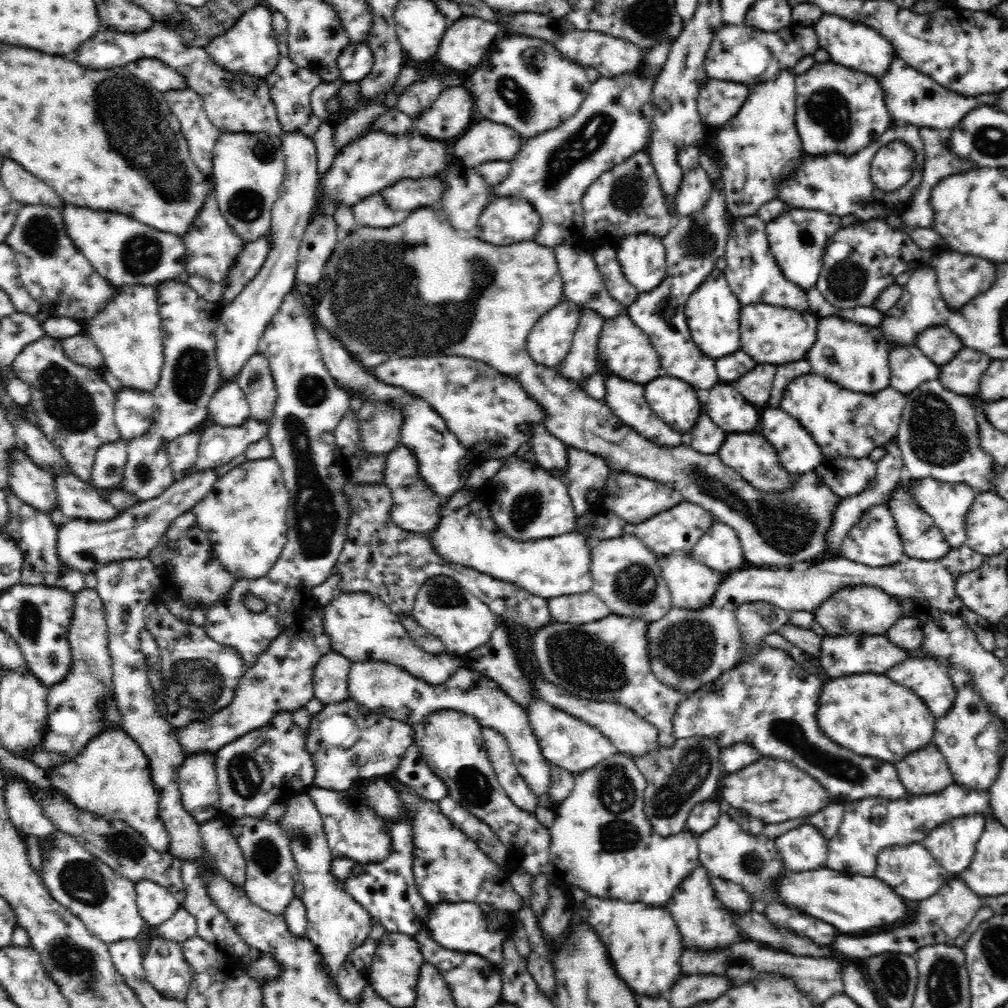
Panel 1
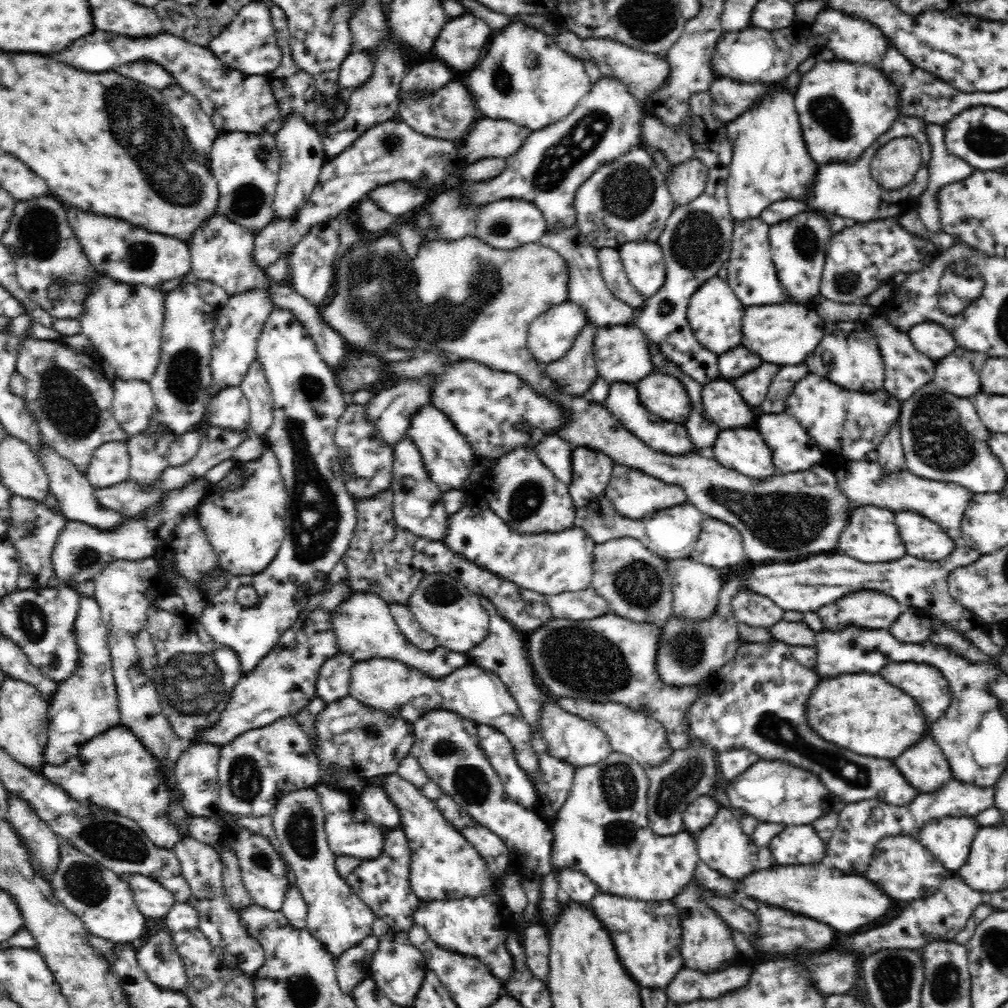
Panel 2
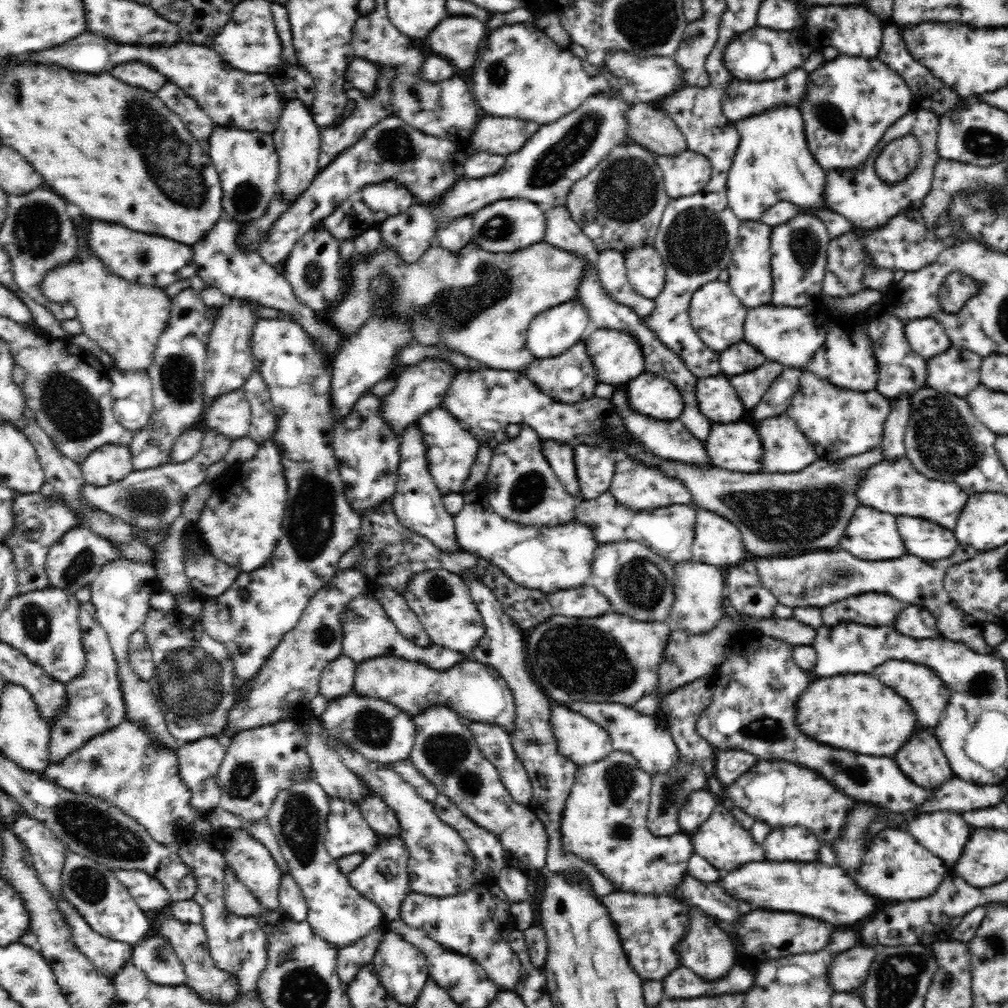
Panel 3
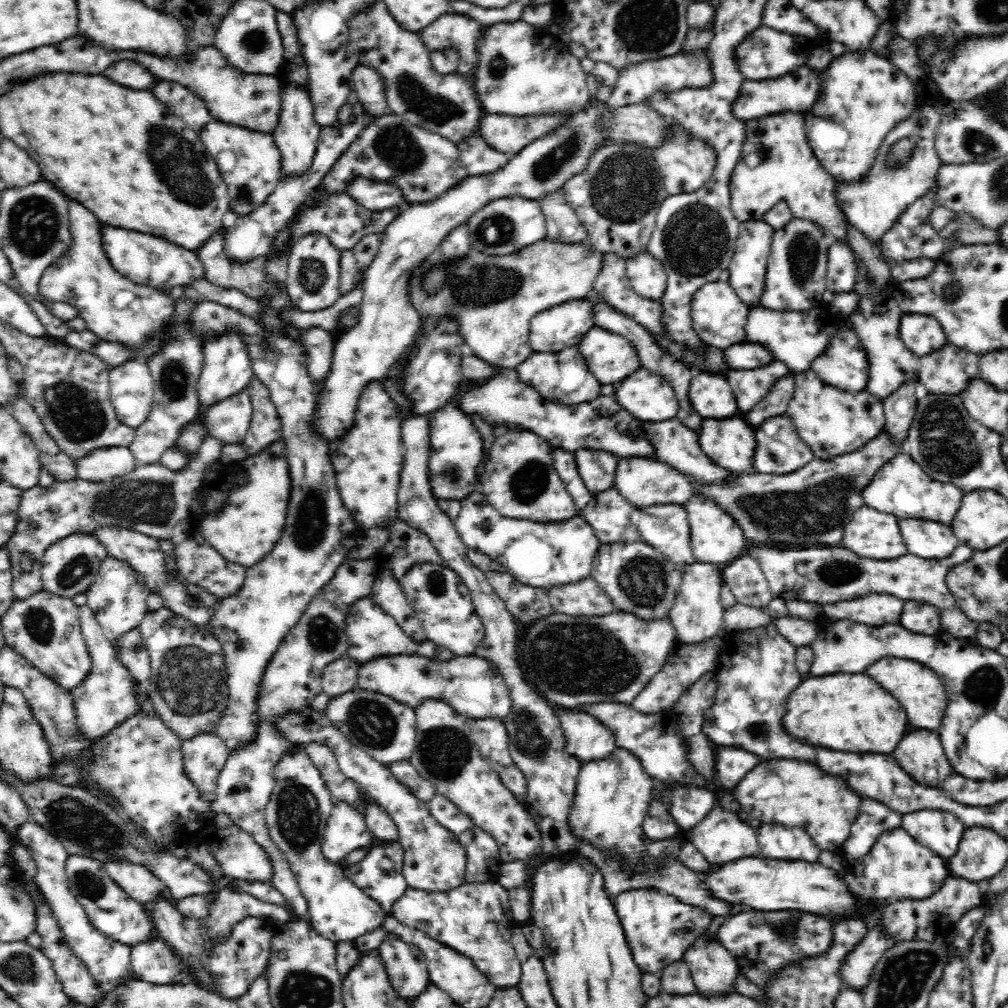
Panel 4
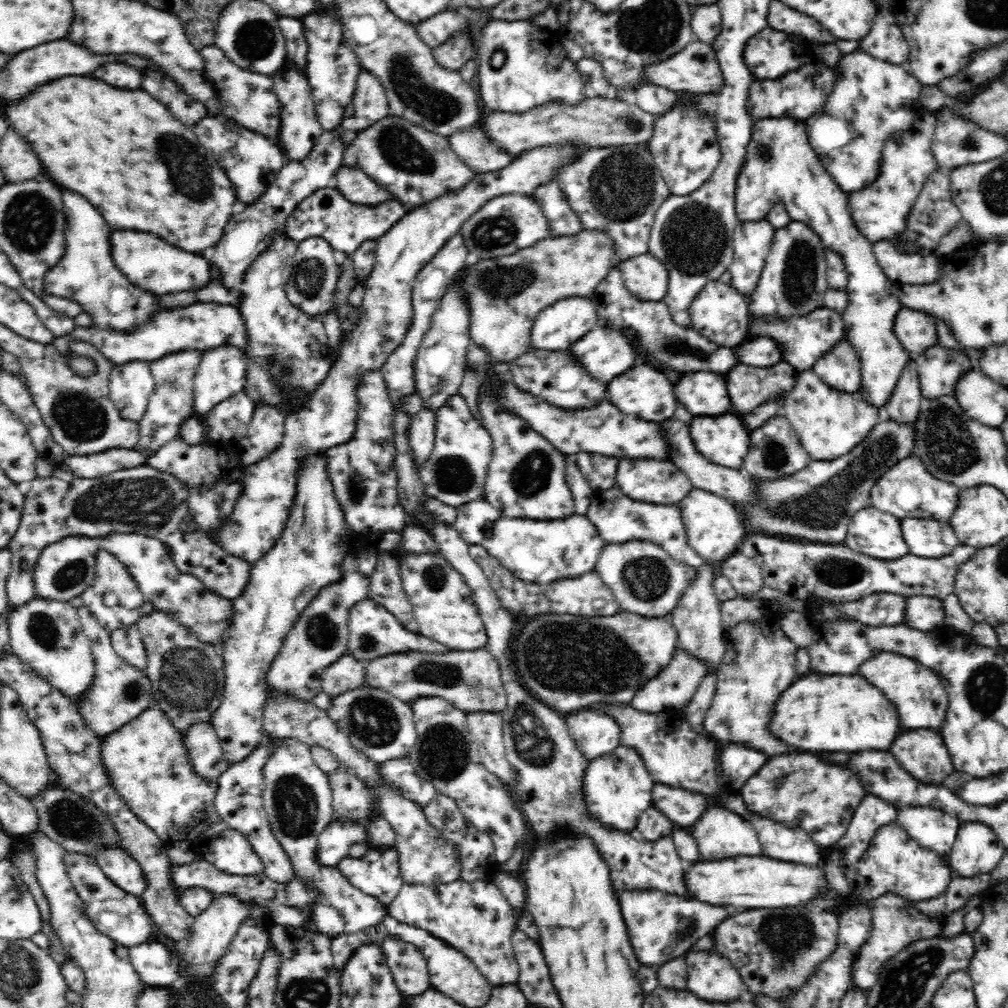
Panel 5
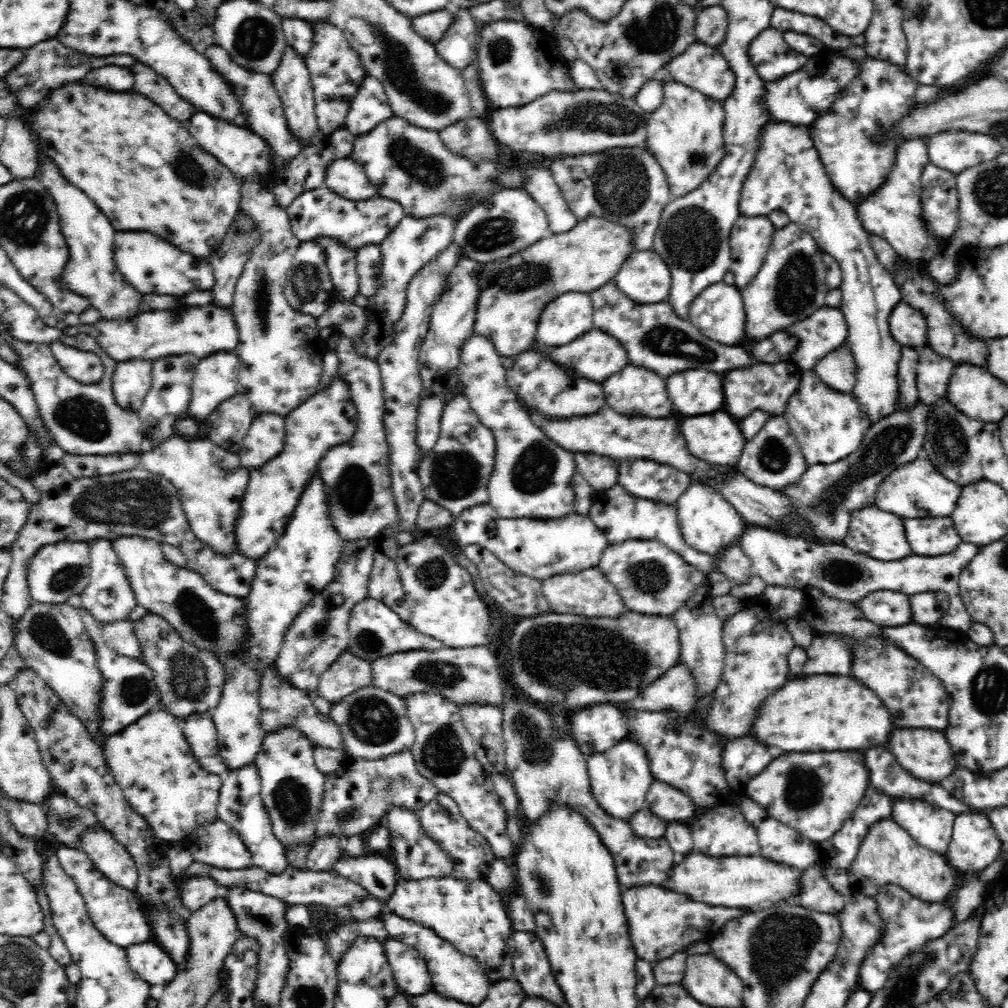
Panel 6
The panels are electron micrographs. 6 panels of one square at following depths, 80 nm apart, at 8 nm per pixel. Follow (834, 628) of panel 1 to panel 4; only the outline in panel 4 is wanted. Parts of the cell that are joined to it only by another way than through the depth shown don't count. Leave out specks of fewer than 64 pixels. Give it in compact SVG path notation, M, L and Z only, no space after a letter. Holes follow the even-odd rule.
M862 596L858 600L846 600L823 606L823 615L828 619L852 620L870 626L898 624L905 601L896 596Z

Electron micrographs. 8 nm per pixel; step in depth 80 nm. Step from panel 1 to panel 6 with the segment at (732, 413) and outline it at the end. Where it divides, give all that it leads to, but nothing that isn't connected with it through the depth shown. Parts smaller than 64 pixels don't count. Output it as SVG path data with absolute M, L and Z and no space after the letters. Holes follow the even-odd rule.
M686 370L670 375L667 380L673 408L684 417L713 413L726 404L722 378L712 371Z

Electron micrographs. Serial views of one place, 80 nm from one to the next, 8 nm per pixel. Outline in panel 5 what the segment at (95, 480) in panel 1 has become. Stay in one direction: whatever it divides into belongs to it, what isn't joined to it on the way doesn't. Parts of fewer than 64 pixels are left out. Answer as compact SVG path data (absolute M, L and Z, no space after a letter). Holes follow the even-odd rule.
M112 448L92 455L68 457L70 471L76 476L89 479L103 477L118 470L134 469L146 463L147 458L128 448Z

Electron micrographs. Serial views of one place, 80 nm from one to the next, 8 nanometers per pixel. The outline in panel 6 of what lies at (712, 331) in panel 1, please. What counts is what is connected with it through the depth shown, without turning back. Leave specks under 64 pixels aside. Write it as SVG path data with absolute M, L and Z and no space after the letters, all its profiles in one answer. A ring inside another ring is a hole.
M722 281L710 284L689 306L688 321L708 339L722 345L739 346L746 336L746 309L740 289Z

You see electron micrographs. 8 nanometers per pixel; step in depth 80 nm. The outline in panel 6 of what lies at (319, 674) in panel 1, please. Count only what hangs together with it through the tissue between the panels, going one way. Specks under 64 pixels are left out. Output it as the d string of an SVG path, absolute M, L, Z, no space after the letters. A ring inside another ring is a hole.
M346 650L321 674L316 693L334 703L370 685L370 661Z

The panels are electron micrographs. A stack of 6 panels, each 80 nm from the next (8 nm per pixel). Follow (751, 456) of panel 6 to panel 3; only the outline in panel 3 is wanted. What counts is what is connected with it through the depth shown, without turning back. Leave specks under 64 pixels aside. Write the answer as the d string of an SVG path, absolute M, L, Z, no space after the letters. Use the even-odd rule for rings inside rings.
M787 413L754 422L754 427L766 452L766 473L800 472L819 459L815 445Z

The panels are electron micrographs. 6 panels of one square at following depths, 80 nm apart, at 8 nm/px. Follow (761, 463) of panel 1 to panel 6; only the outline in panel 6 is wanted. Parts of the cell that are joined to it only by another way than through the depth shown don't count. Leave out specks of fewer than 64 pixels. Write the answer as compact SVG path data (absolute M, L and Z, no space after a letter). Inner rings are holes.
M718 410L705 415L683 417L682 421L681 432L692 456L712 466L737 468L747 441L738 419L728 411Z

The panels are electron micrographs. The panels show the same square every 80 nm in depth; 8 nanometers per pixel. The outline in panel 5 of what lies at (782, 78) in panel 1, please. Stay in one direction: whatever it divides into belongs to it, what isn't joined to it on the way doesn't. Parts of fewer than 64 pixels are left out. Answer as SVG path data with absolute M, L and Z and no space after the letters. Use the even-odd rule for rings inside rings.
M780 116L774 118L757 119L752 126L750 142L746 146L746 156L744 164L736 178L736 190L734 190L734 210L740 221L757 221L766 217L766 214L776 206L778 201L784 203L785 209L792 221L806 223L822 239L822 244L827 249L835 250L841 254L848 273L848 284L845 291L849 294L849 303L845 308L843 320L846 334L854 344L854 349L862 362L862 388L859 392L874 406L884 409L884 404L888 402L892 392L898 384L898 379L902 376L906 366L913 361L914 354L911 354L903 344L900 343L894 331L896 315L901 309L898 295L896 295L895 282L889 279L883 268L878 264L870 241L858 231L850 209L846 193L837 185L837 182L826 171L821 160L810 146L808 135L806 134L805 122L793 116Z

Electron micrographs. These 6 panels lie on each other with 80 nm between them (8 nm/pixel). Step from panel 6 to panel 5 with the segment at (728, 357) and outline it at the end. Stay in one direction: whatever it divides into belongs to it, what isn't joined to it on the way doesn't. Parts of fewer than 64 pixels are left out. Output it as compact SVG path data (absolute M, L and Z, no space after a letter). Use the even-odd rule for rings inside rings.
M615 263L608 274L598 282L595 292L590 296L595 301L600 323L612 323L615 328L634 329L642 347L652 355L658 363L674 371L693 372L728 372L737 366L737 360L731 348L717 346L714 342L701 336L696 330L685 330L676 325L670 317L670 311L664 301L645 302L629 291L625 285L620 263Z

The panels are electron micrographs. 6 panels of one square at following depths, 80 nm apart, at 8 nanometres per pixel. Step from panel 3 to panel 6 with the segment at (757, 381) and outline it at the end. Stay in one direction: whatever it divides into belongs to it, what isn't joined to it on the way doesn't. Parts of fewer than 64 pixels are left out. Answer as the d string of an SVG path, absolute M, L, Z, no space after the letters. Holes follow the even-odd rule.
M790 361L776 364L754 363L748 368L736 368L724 376L726 404L723 405L722 410L728 411L728 414L738 420L746 418L756 408L761 408L772 416L782 415L786 410L786 403L788 403L790 396L798 391L801 372L802 370Z

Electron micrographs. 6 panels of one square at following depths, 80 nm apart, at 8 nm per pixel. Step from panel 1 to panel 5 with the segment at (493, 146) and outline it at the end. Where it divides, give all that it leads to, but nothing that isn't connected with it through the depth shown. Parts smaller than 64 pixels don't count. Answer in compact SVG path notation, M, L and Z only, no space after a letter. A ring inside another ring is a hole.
M588 95L579 105L572 106L564 103L554 102L534 107L525 113L492 112L488 114L480 126L486 131L486 135L492 141L500 144L500 149L510 152L512 155L519 155L530 148L544 146L544 144L581 144L587 149L602 148L608 146L622 146L628 144L646 145L654 134L656 119L658 116L642 110L637 103L608 99L608 97L596 97Z

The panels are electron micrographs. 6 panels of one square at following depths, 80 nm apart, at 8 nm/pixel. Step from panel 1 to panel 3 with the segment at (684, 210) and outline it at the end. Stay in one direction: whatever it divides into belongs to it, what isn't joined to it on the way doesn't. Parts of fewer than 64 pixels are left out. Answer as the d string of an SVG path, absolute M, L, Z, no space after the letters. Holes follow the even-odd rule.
M688 149L675 157L657 156L666 192L672 199L700 192L710 180L711 166L706 156Z

